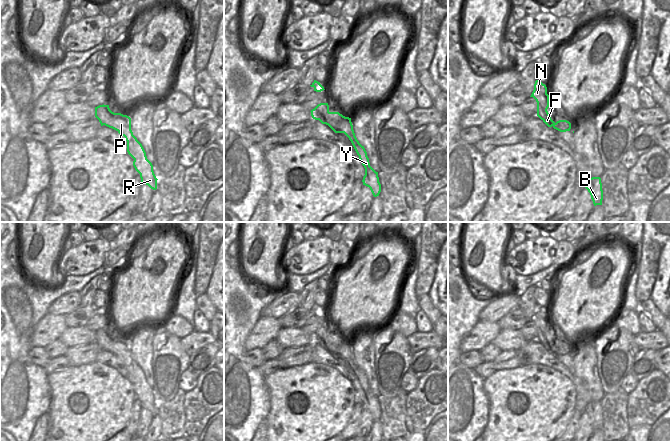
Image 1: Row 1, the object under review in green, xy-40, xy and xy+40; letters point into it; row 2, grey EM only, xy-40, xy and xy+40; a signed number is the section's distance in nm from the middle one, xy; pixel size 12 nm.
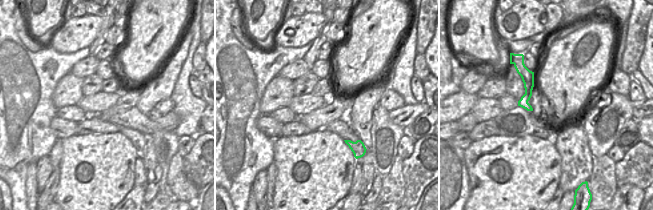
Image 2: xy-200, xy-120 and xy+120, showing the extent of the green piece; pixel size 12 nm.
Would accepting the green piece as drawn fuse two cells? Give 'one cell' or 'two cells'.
one cell

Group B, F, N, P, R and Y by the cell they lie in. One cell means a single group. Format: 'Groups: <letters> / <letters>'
Groups: B F N P R Y

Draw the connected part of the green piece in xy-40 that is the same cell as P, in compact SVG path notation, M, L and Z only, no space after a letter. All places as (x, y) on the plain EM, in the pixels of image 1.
M109 329L95 331L95 341L101 350L105 349L116 354L127 365L127 376L134 383L133 390L140 398L142 408L148 409L151 413L157 413L157 402L153 395L152 387L147 383L142 368L133 359L131 354L131 342L121 337L114 337Z

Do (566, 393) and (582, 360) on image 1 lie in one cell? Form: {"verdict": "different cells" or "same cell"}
{"verdict": "different cells"}

